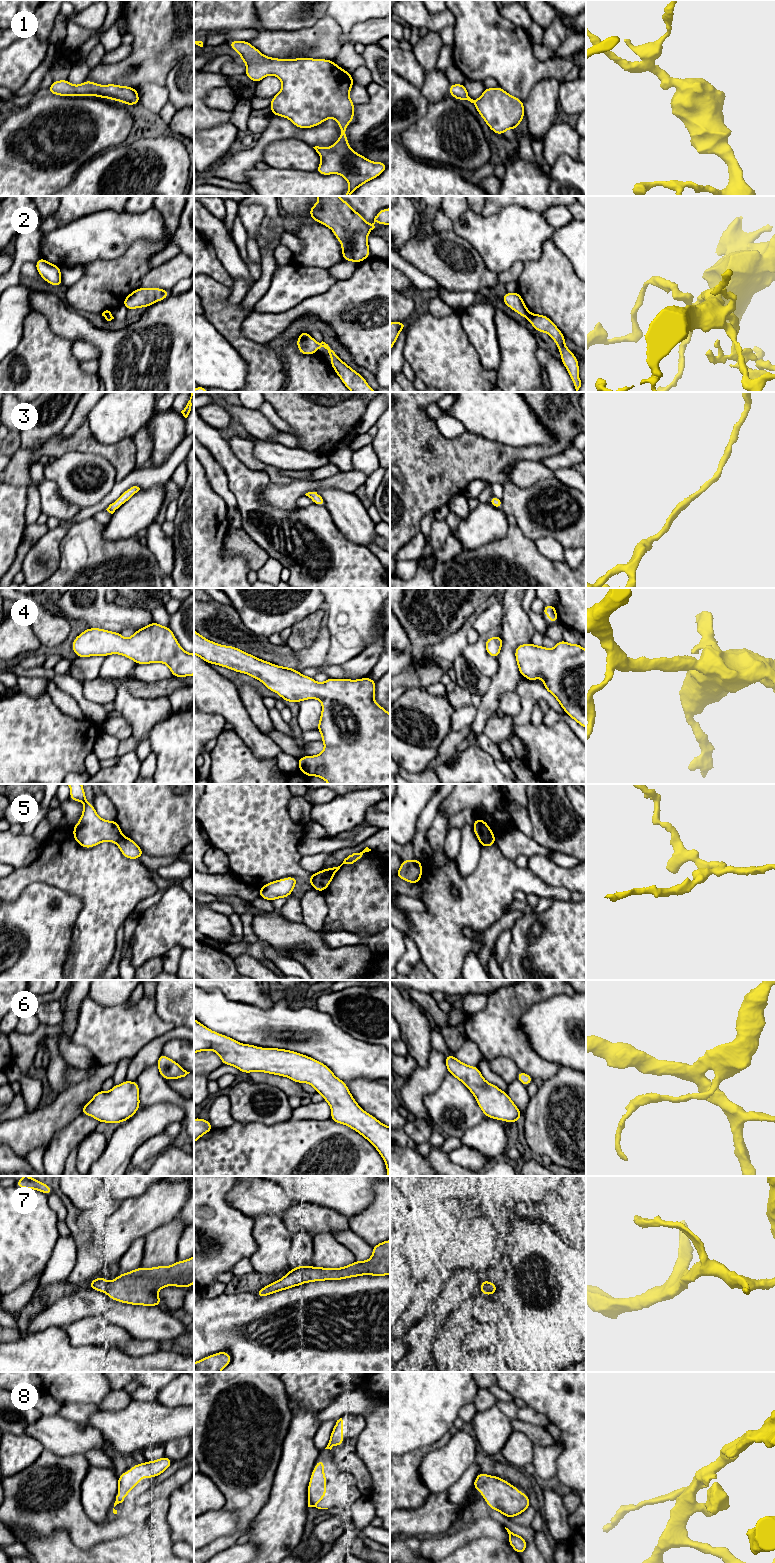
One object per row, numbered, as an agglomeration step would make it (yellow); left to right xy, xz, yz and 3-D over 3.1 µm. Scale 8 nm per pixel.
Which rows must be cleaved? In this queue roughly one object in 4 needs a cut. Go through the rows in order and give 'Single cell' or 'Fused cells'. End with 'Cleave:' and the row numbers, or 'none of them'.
1: Single cell
2: Fused cells
3: Fused cells
4: Single cell
5: Fused cells
6: Single cell
7: Single cell
8: Single cell
Cleave: 2, 3, 5

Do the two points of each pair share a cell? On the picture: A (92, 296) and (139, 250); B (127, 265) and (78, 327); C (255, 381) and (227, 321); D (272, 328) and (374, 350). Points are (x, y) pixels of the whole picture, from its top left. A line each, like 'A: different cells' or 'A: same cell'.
A: same cell
B: different cells
C: same cell
D: same cell

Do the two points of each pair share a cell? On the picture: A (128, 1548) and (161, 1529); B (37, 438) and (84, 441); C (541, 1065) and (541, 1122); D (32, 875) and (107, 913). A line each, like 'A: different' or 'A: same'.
A: same
B: different
C: different
D: same

